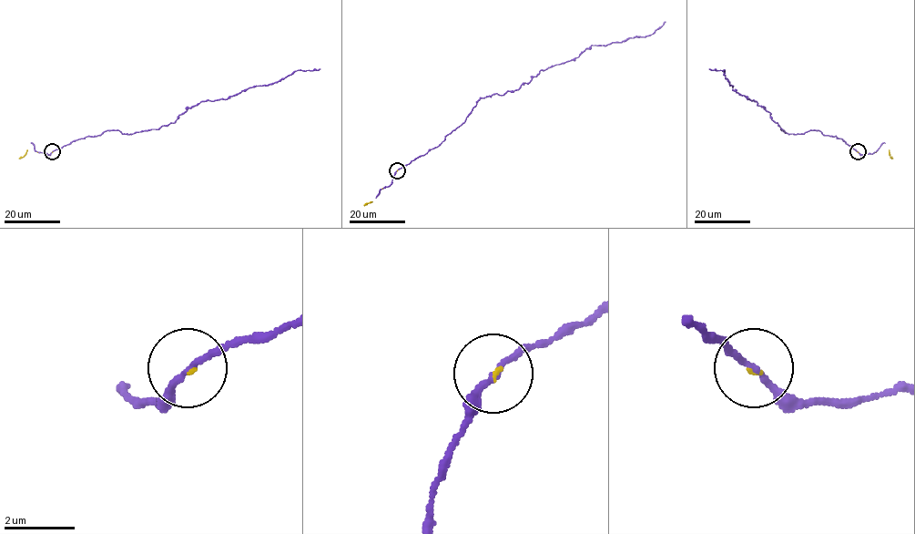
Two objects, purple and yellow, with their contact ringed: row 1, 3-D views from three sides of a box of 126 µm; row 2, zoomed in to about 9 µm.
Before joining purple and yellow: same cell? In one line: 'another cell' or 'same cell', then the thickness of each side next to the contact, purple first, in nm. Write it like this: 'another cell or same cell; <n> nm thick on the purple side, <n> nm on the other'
same cell; 170 nm thick on the purple side, 50 nm on the other

